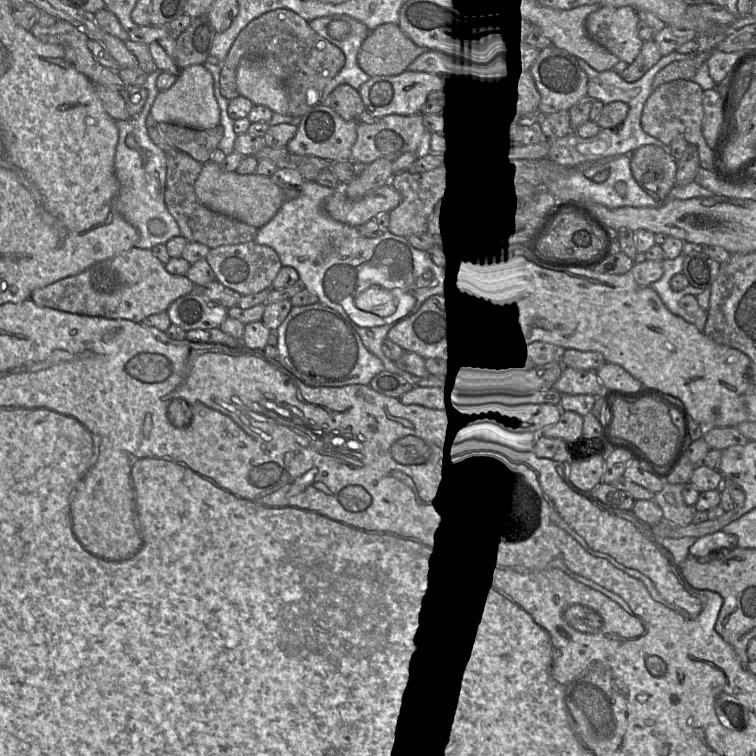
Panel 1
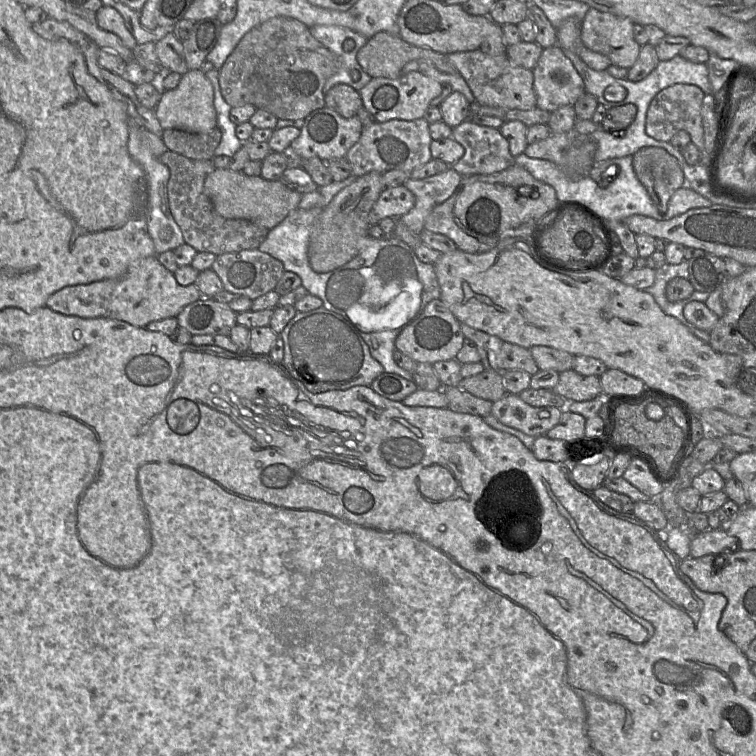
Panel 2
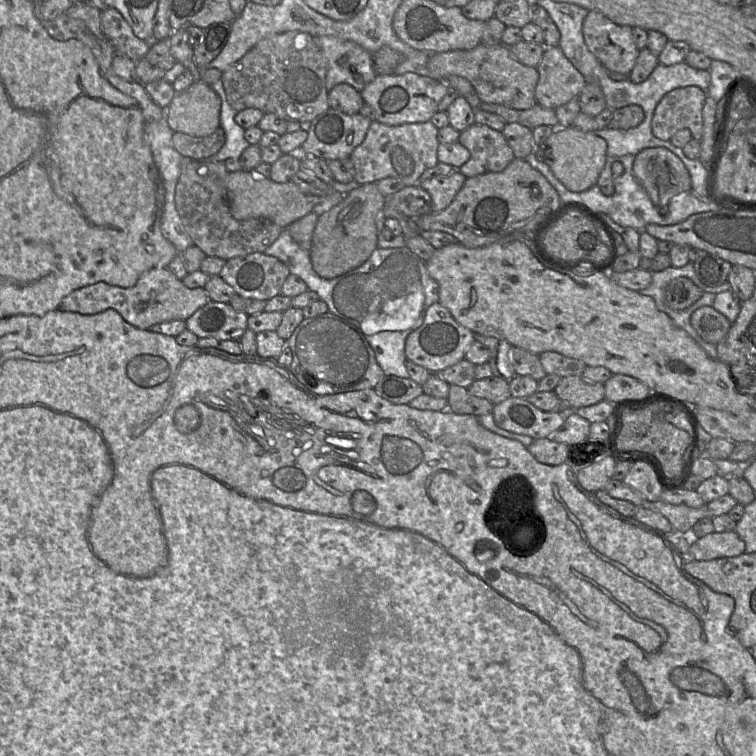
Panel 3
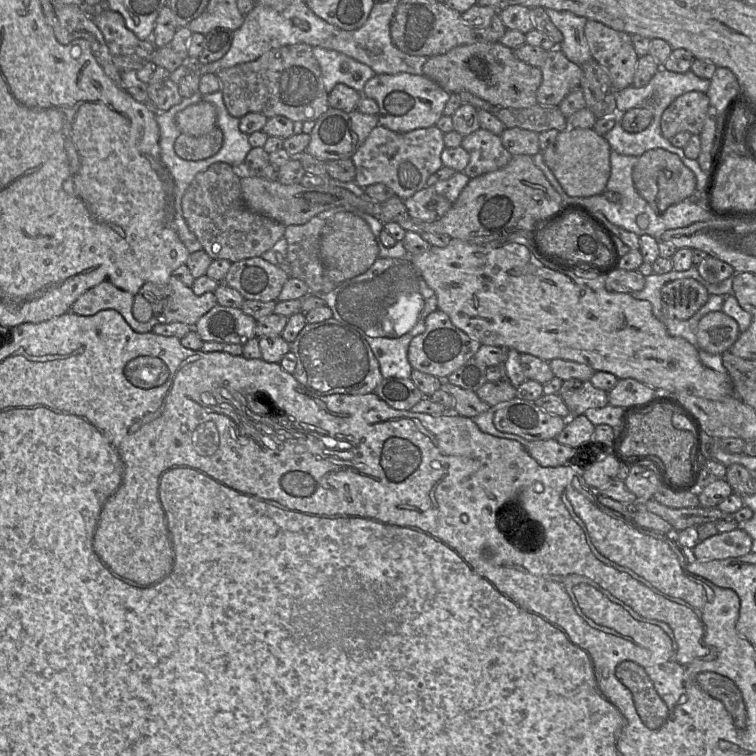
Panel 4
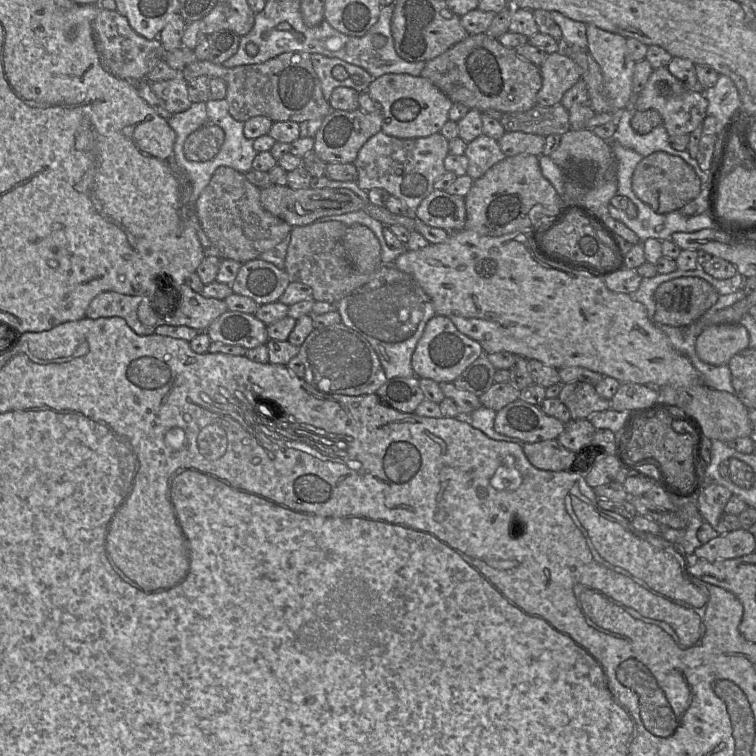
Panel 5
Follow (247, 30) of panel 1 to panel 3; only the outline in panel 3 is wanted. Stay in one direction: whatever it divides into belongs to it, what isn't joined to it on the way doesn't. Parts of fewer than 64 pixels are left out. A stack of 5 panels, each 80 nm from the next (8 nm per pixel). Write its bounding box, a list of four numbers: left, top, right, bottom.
[221,31,330,122]

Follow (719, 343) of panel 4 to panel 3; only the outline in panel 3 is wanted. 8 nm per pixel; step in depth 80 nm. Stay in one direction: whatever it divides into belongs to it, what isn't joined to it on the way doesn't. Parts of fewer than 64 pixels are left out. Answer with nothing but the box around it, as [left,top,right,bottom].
[690,306,732,345]

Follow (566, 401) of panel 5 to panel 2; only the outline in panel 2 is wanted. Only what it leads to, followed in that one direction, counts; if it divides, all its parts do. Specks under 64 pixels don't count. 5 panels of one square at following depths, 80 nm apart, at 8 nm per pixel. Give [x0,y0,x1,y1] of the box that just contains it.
[551,369,604,402]

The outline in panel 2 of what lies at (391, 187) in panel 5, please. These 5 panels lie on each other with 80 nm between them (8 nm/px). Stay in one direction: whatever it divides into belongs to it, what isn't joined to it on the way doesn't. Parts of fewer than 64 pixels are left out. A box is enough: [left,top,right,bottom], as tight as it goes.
[346,118,432,176]

